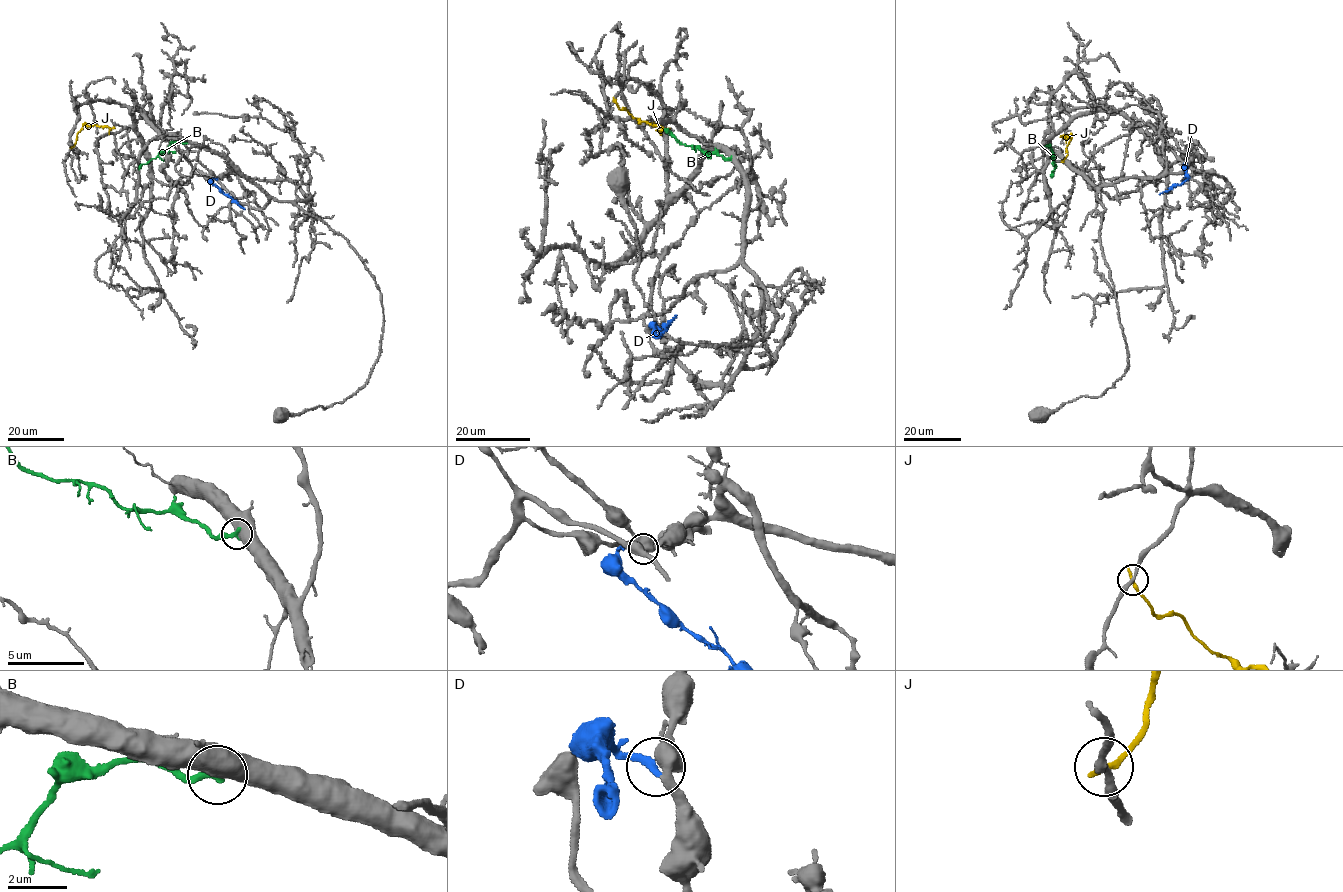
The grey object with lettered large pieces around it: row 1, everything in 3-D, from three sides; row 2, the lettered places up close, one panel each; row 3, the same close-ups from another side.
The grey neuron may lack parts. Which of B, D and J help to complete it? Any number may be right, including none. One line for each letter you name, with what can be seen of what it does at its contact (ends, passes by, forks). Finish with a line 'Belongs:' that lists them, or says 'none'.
D: it ends
Belongs: D

